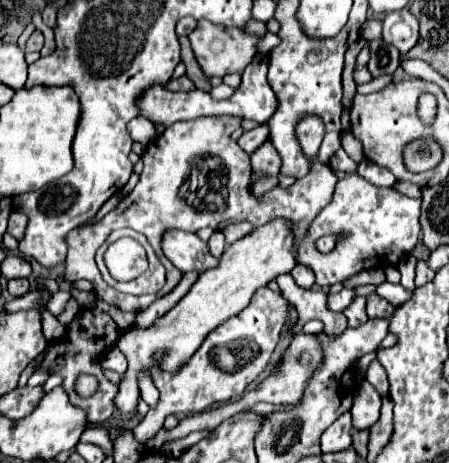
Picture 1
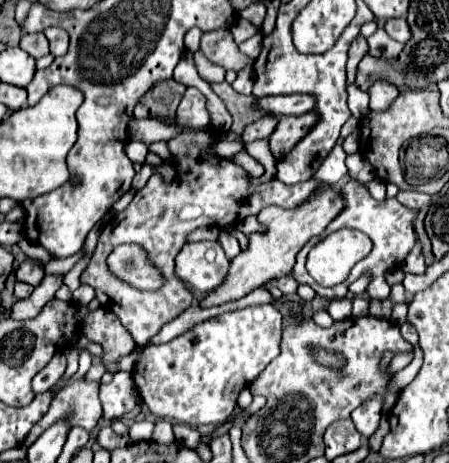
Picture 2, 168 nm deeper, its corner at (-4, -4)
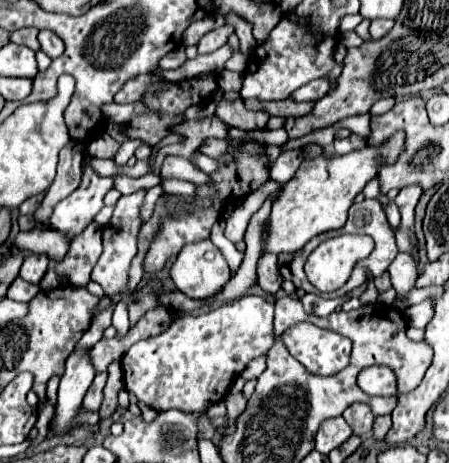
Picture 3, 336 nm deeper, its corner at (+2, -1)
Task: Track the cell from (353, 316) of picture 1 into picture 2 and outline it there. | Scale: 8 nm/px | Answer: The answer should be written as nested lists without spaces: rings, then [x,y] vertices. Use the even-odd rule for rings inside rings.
[[[361,295],[353,297],[353,317],[367,317],[369,315],[369,301]]]

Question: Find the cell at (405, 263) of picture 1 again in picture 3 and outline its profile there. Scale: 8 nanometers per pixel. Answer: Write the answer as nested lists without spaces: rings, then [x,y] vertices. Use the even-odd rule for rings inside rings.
[[[361,402],[349,406],[349,408],[343,412],[343,418],[345,418],[345,422],[351,426],[353,434],[357,434],[357,436],[369,434],[371,428],[373,428],[373,420],[375,420],[371,408],[369,408],[367,404],[361,404]]]

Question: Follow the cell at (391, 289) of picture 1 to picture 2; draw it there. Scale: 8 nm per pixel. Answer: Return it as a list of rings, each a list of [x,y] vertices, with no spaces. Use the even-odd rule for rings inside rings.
[[[349,179],[349,181],[339,189],[339,195],[341,195],[341,199],[343,199],[343,209],[341,209],[341,213],[327,225],[325,235],[329,235],[329,233],[333,233],[333,231],[337,231],[337,229],[341,229],[341,227],[359,229],[359,231],[363,231],[363,233],[373,241],[371,253],[369,253],[365,259],[361,259],[361,261],[357,262],[357,265],[354,265],[351,269],[349,279],[345,279],[345,281],[339,283],[337,287],[321,287],[321,285],[317,285],[317,281],[315,281],[313,277],[309,277],[309,273],[305,271],[307,253],[309,253],[311,247],[315,247],[315,243],[319,241],[319,237],[313,237],[313,239],[297,253],[297,263],[295,263],[291,275],[293,275],[299,283],[311,285],[311,287],[317,291],[317,295],[323,297],[323,299],[333,299],[333,297],[335,297],[335,299],[341,299],[341,297],[345,297],[349,283],[353,283],[355,279],[359,279],[359,277],[363,277],[363,275],[369,275],[371,281],[369,281],[369,285],[367,285],[367,289],[365,289],[365,295],[369,295],[371,299],[389,299],[389,285],[387,285],[387,281],[385,281],[385,273],[387,273],[389,269],[401,267],[403,261],[405,261],[405,257],[407,257],[409,251],[413,249],[415,239],[417,239],[417,237],[415,237],[415,229],[413,229],[413,219],[417,217],[419,211],[401,205],[395,197],[385,199],[385,201],[377,201],[377,199],[373,199],[373,197],[367,193],[367,189],[363,189],[363,185],[361,185],[359,181],[355,181],[355,179]]]

